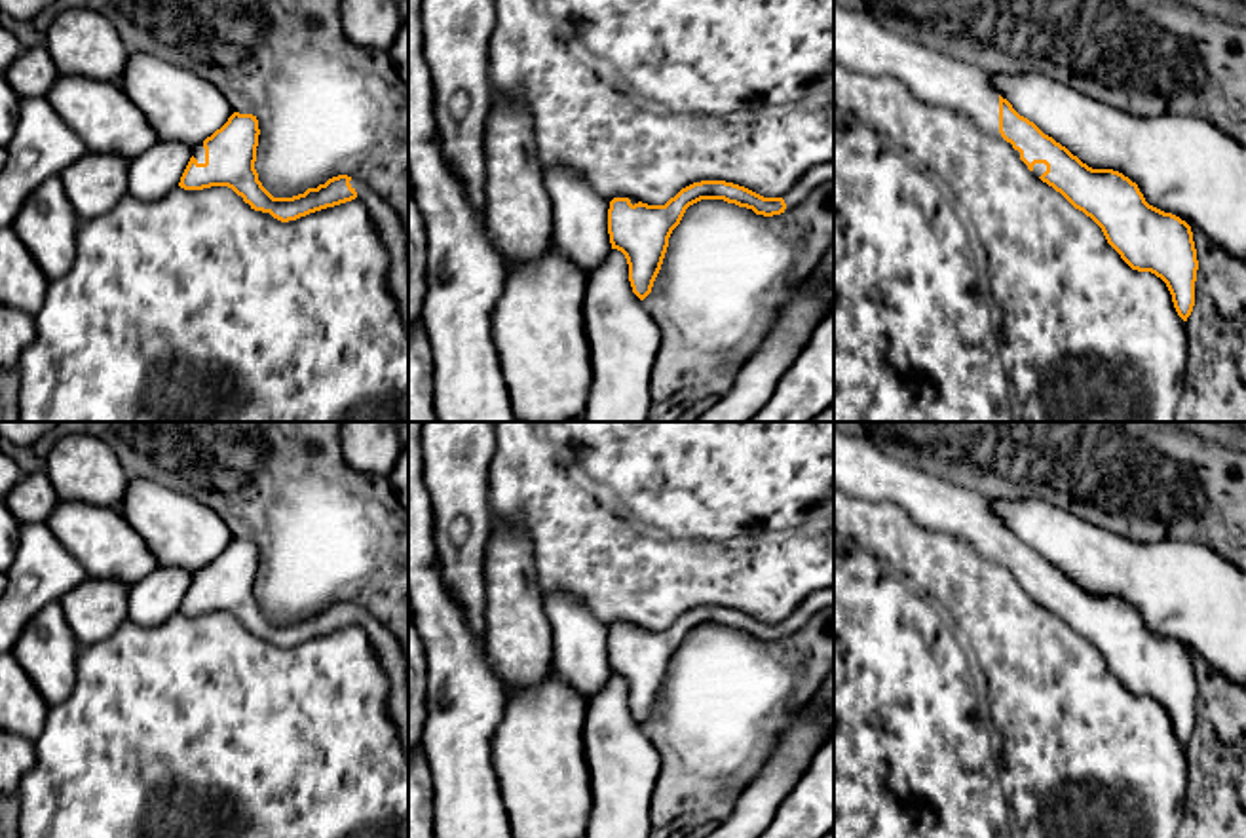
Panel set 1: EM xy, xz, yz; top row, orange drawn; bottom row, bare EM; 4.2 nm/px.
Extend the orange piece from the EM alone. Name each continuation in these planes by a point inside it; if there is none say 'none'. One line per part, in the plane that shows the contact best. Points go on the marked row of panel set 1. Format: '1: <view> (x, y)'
1: xy (388, 223)
2: yz (863, 44)

